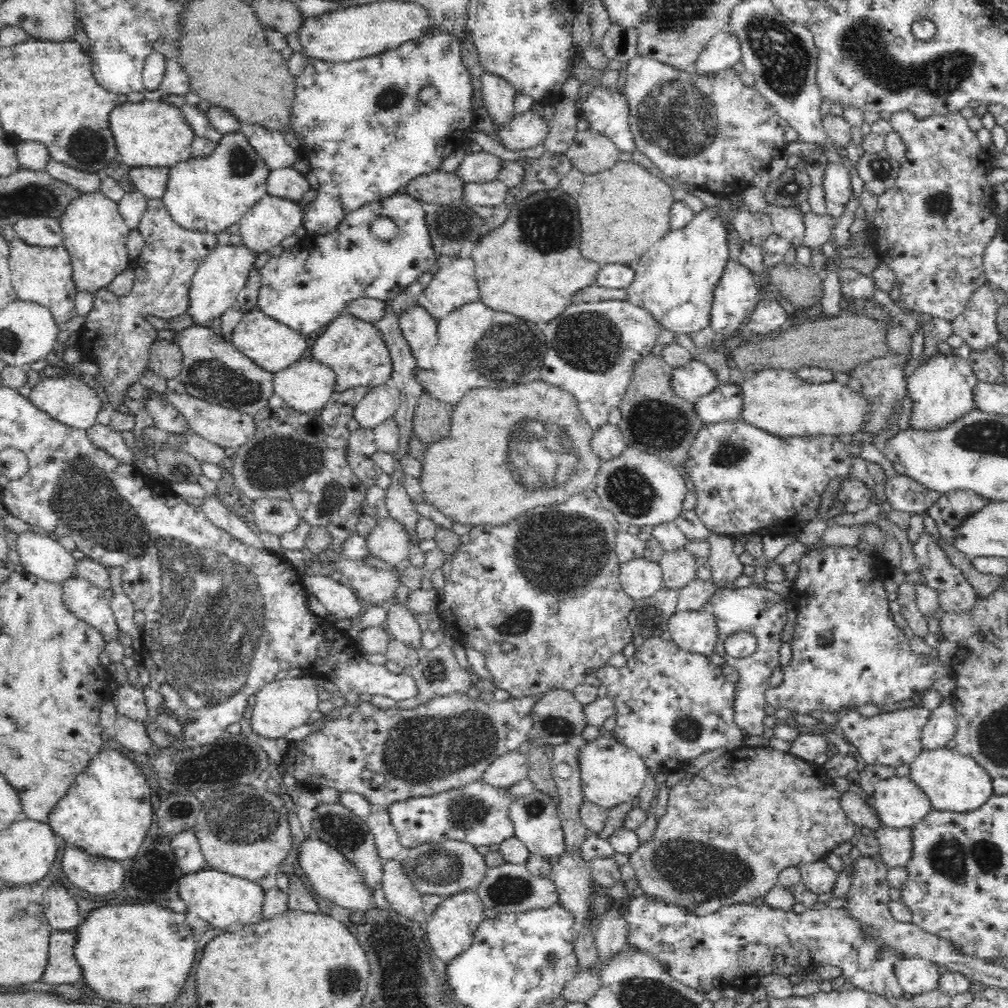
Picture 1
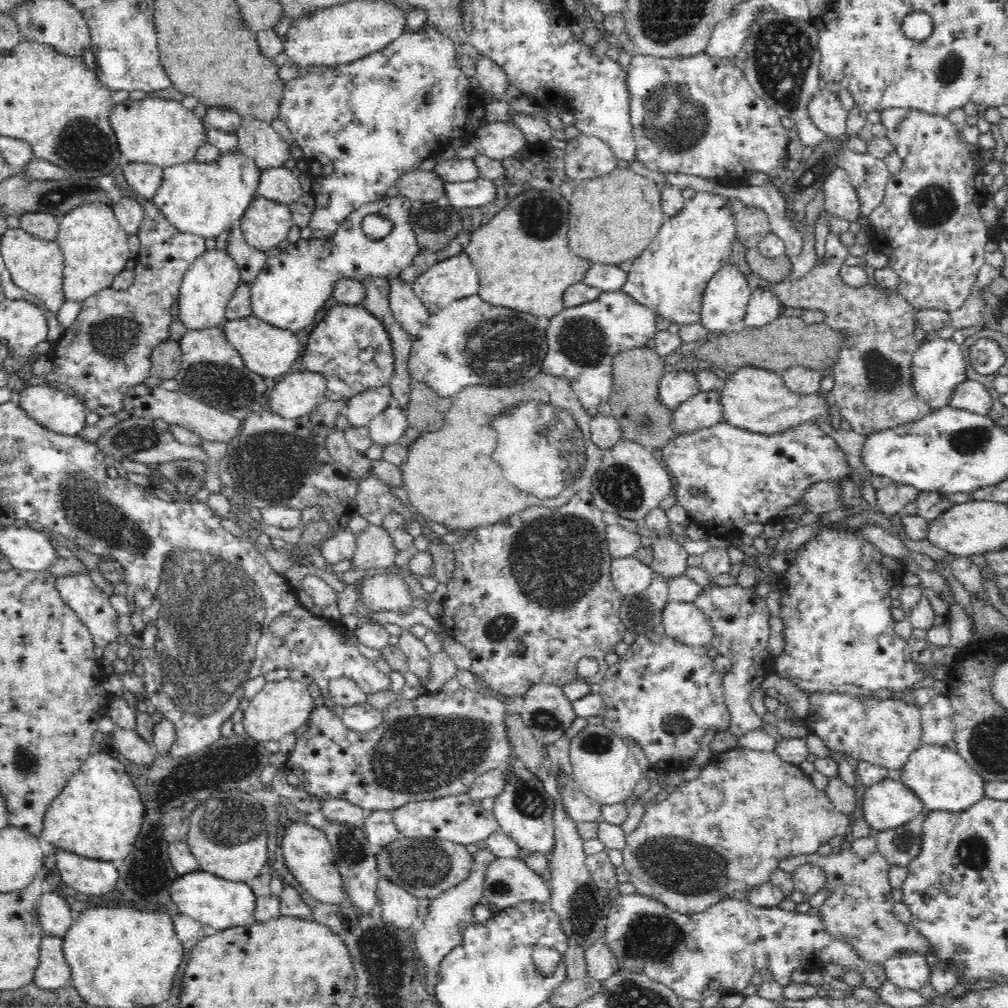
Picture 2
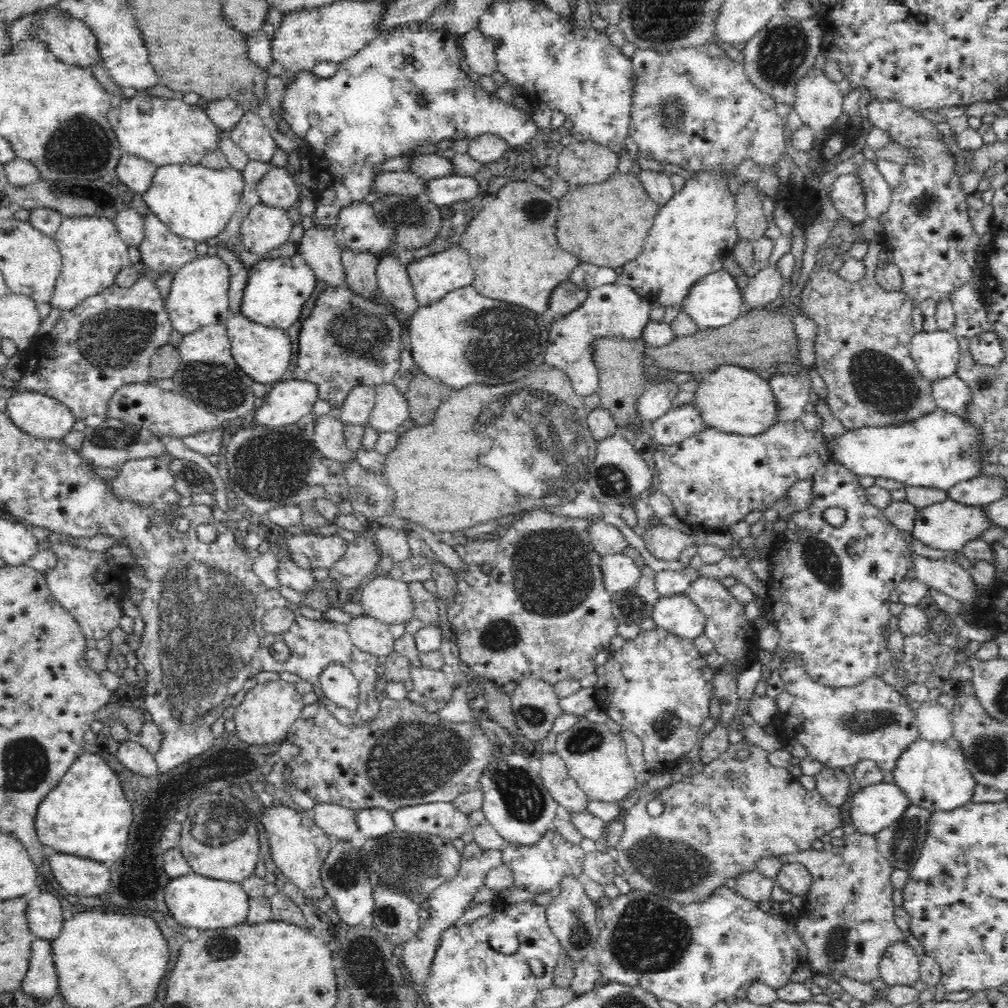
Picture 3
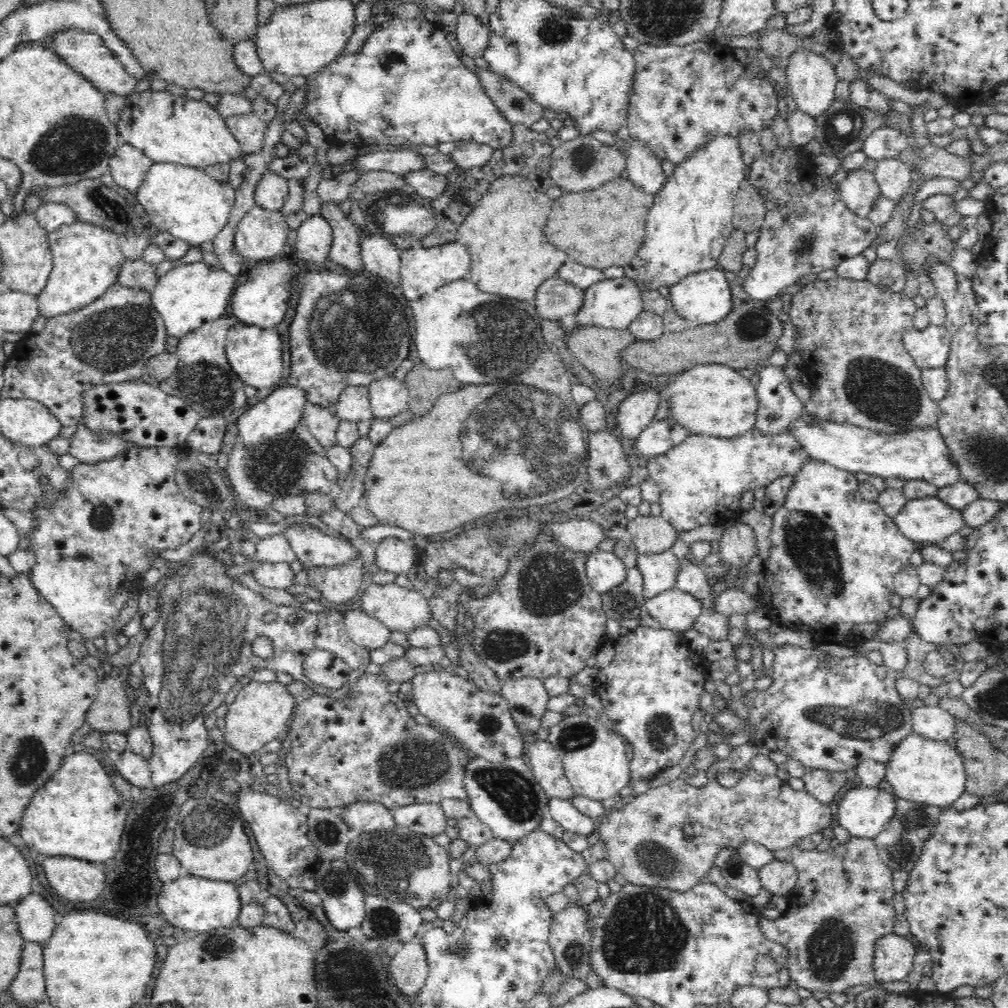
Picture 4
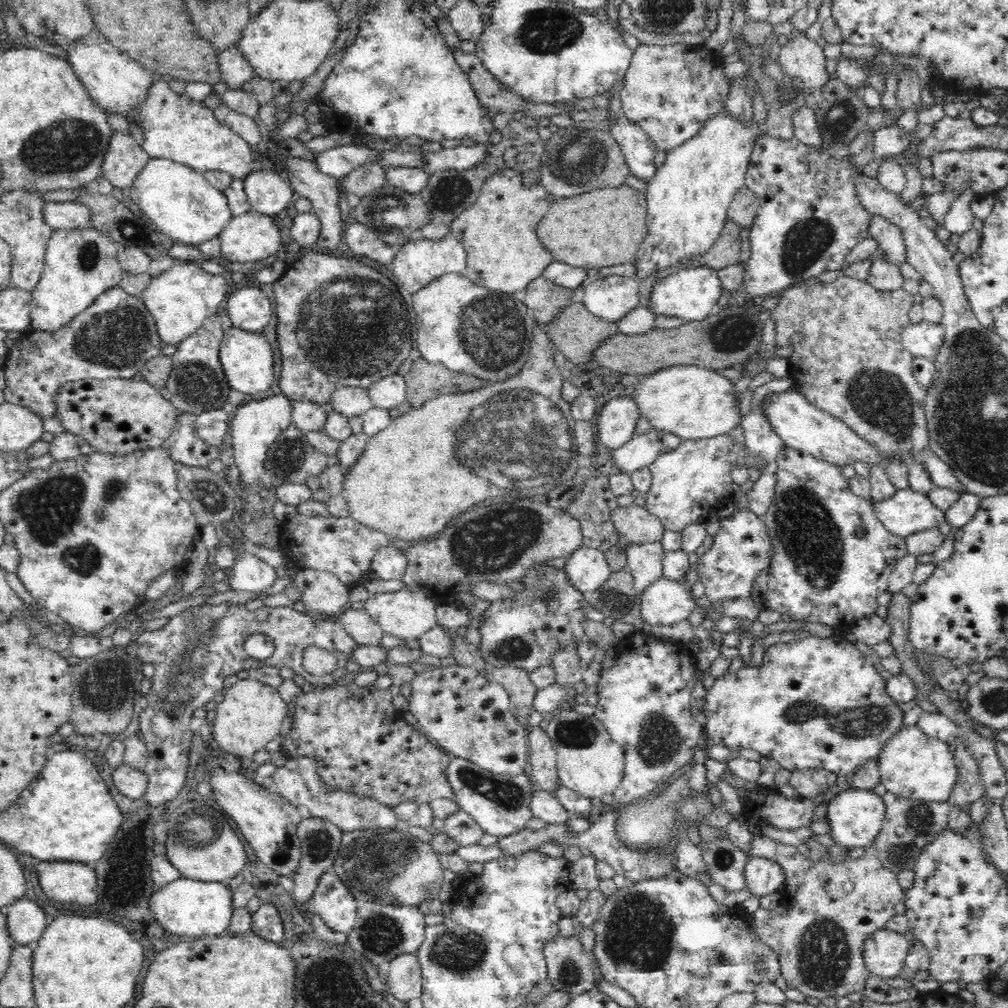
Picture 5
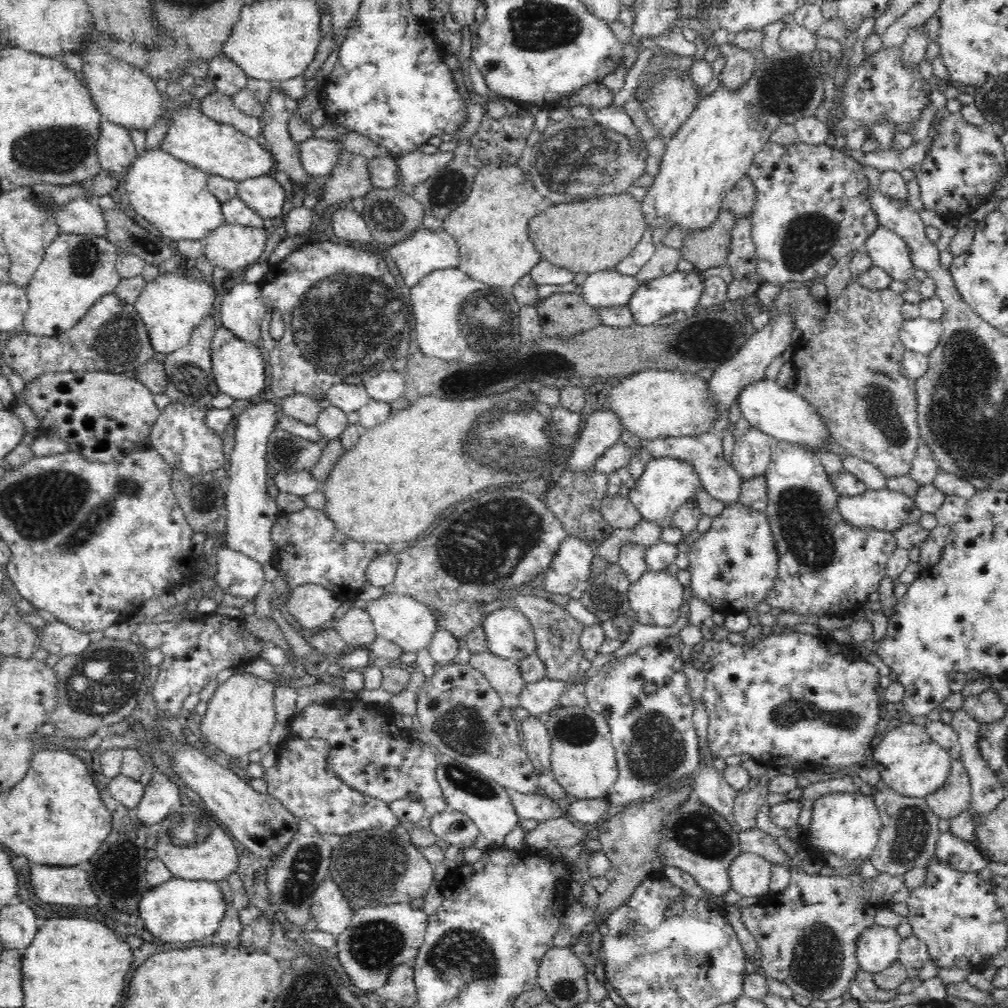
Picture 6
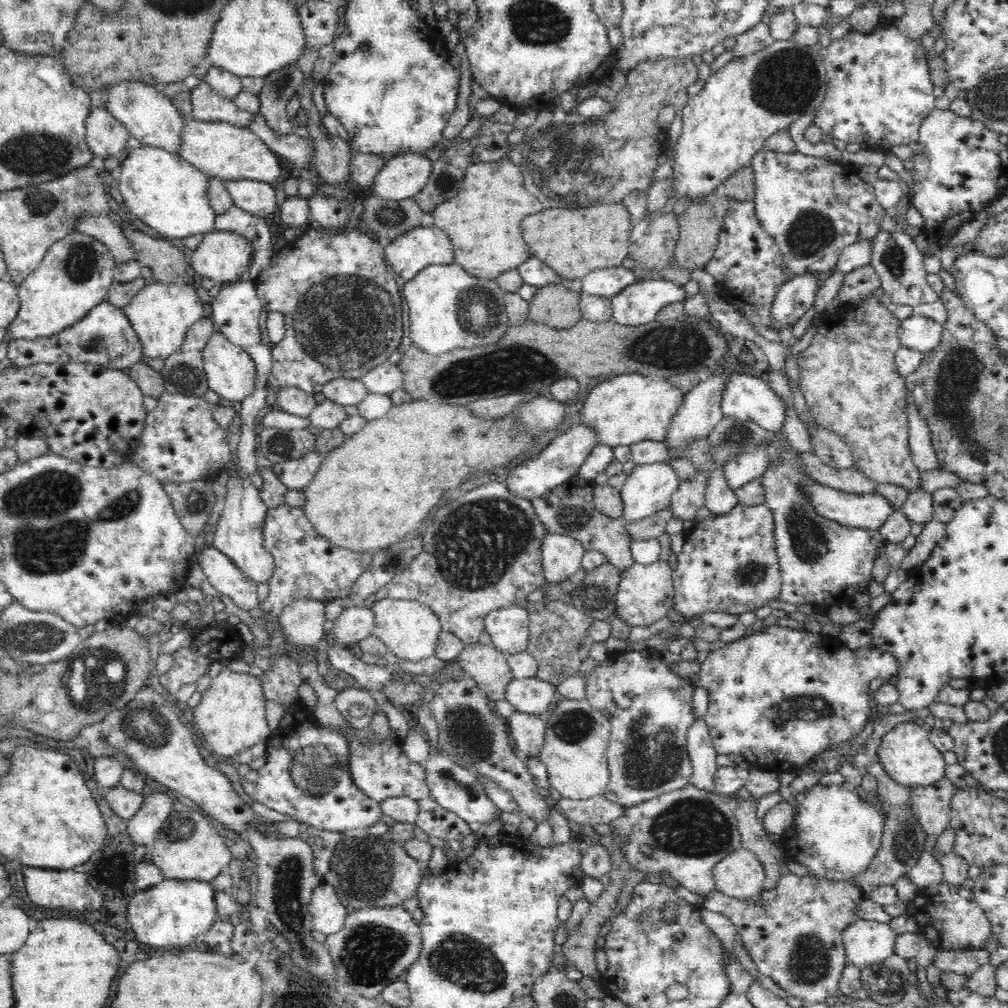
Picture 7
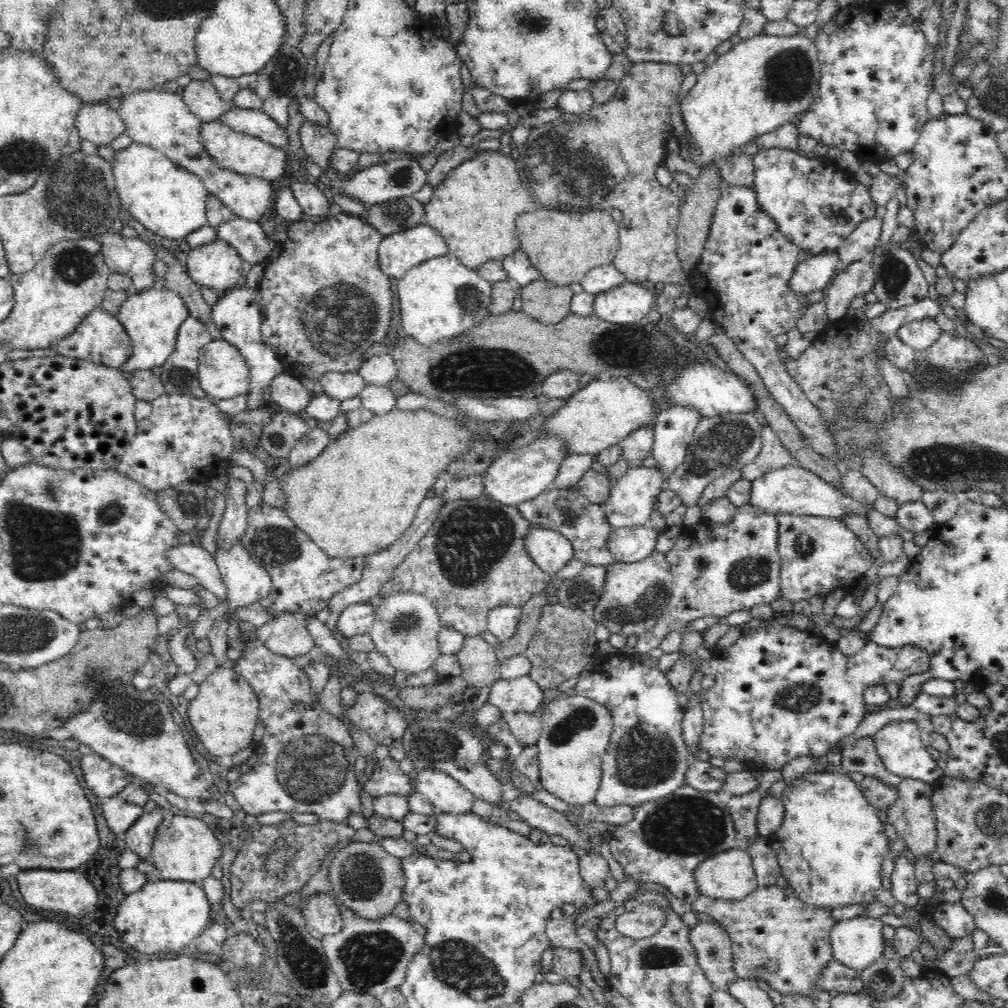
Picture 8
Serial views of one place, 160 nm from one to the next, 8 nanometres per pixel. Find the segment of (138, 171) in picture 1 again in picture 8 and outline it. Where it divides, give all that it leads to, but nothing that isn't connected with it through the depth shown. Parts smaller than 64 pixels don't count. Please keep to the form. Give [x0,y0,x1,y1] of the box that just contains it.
[75,102,126,147]

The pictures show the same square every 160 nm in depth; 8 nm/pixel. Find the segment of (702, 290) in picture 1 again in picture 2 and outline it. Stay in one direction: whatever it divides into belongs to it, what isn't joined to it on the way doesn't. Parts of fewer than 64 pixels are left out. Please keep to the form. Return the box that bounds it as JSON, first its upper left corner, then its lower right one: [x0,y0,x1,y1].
[621,192,735,327]

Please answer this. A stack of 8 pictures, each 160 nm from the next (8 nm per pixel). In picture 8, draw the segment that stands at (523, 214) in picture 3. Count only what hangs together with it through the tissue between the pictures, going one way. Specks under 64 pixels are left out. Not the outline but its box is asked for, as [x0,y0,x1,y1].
[424,150,536,271]

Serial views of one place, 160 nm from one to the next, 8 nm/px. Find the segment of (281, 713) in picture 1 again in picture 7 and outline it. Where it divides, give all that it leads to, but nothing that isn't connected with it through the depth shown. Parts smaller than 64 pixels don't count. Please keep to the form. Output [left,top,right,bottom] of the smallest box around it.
[189,668,273,760]

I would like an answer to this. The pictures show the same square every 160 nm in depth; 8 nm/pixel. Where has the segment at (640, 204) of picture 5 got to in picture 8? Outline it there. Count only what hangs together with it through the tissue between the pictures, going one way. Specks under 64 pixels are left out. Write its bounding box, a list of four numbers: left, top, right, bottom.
[516,210,620,286]

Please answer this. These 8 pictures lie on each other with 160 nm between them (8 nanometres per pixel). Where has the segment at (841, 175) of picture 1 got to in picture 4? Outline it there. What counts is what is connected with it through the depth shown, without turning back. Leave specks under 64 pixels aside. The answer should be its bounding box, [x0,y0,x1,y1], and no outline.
[837,168,880,218]

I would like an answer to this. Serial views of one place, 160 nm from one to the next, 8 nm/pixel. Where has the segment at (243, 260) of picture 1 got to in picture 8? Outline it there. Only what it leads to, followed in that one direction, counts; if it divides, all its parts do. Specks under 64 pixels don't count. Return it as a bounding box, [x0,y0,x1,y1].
[117,287,190,372]

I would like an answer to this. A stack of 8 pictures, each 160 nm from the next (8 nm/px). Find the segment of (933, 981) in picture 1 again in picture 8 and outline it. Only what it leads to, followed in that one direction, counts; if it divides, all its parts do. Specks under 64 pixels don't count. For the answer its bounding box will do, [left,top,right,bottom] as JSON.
[830,917,884,971]

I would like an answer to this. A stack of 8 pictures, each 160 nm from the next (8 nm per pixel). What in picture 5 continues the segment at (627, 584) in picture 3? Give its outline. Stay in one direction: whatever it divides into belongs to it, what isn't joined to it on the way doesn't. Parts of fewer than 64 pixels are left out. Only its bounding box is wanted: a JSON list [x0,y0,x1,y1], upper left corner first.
[564,546,613,593]

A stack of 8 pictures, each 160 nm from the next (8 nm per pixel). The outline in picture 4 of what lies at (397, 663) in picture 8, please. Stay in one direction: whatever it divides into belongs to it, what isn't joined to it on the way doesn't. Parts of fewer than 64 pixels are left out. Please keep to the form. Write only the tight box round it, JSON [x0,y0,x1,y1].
[359,581,433,632]

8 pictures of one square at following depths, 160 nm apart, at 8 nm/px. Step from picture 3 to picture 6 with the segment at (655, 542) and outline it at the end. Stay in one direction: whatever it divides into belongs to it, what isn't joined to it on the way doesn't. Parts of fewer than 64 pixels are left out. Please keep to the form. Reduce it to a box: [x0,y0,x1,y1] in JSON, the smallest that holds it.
[601,494,645,529]

